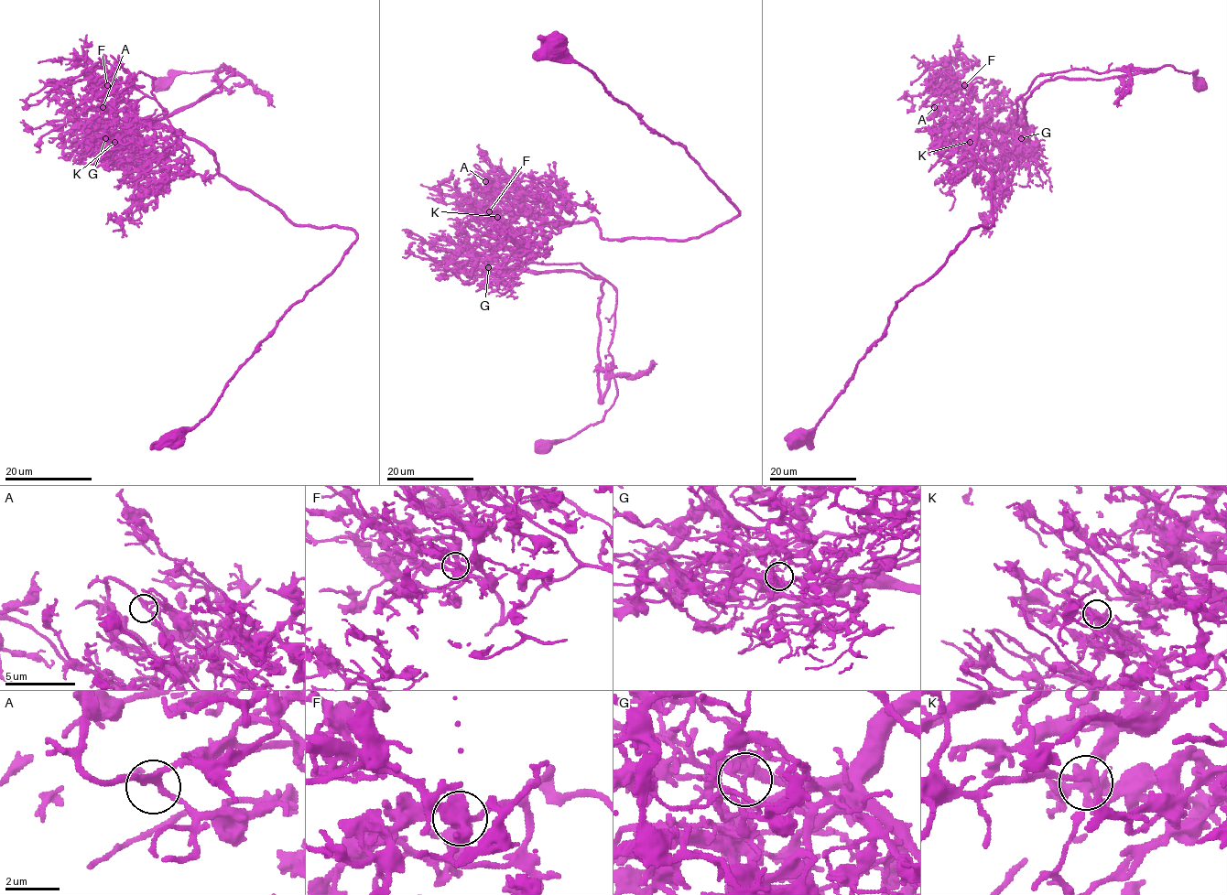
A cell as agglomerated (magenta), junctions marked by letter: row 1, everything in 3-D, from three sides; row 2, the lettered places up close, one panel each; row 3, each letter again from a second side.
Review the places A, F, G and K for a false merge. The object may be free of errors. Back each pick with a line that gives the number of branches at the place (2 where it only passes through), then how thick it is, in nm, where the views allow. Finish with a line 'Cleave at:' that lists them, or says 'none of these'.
G: Branches: 3. Thickness 140 nm
Cleave at: G

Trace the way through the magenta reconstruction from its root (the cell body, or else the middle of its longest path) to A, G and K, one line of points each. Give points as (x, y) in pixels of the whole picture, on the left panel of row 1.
A: (174, 438), (209, 413), (356, 233), (292, 224), (224, 177), (214, 156), (183, 137), (153, 98), (103, 107)
G: (174, 438), (356, 233), (292, 224), (159, 124), (114, 119), (118, 139), (106, 138)
K: (174, 438), (209, 413), (356, 233), (292, 224), (224, 177), (204, 147), (159, 124), (127, 118), (114, 142)

